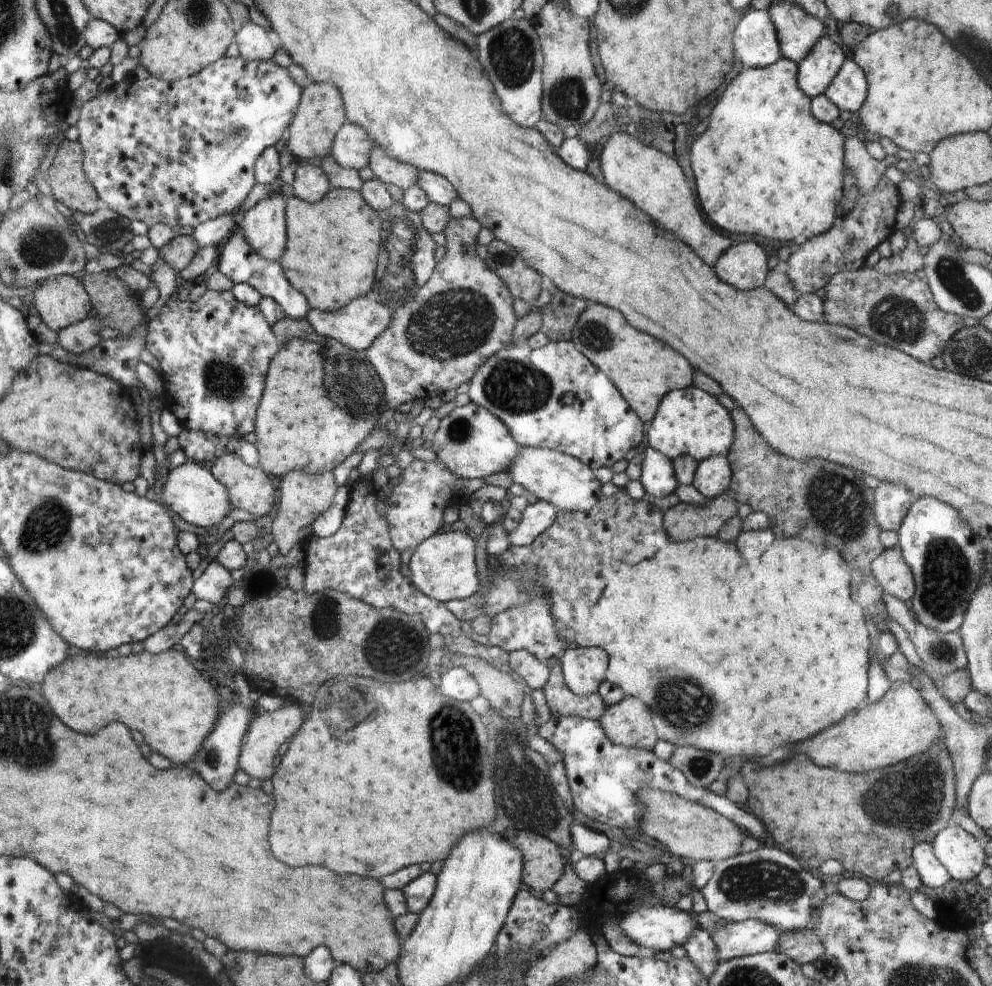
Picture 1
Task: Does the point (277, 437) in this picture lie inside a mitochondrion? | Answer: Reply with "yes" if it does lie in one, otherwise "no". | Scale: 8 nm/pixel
no

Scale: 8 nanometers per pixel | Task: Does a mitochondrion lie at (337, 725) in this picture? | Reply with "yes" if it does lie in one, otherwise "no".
yes

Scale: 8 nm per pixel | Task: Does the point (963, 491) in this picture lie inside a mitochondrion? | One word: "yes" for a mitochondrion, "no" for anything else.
no

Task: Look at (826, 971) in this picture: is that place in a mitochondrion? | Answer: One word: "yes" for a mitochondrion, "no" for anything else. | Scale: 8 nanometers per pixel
yes

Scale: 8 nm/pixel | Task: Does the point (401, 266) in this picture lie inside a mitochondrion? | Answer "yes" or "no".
yes

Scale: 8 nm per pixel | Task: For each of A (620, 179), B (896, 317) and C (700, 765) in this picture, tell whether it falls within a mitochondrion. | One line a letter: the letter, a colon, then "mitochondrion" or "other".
A: other
B: mitochondrion
C: mitochondrion

